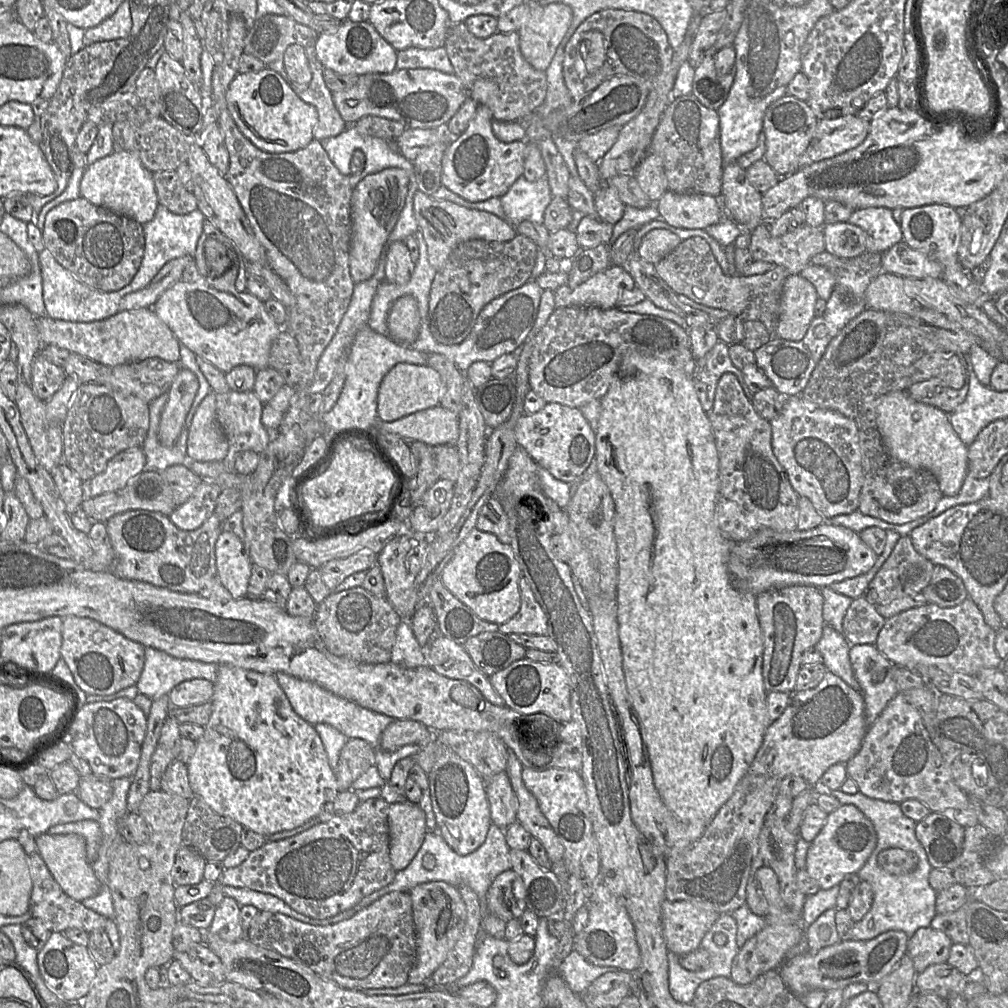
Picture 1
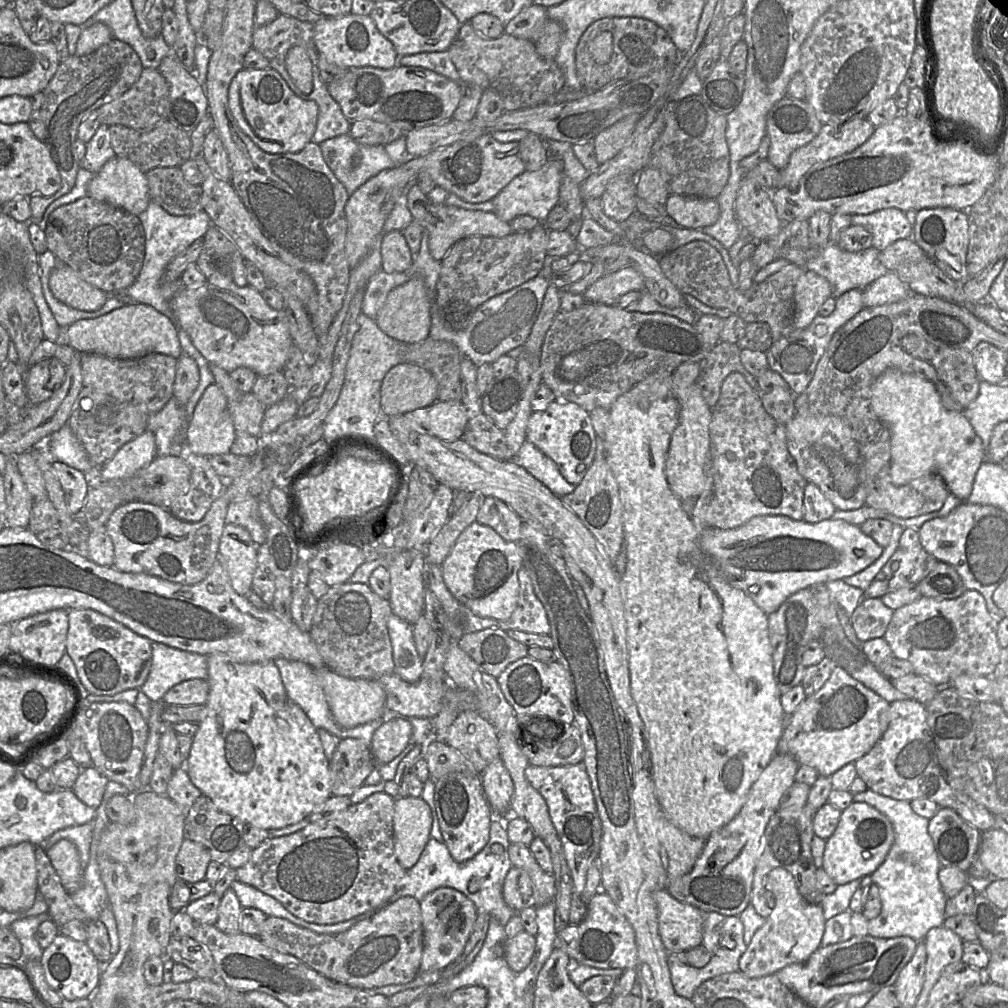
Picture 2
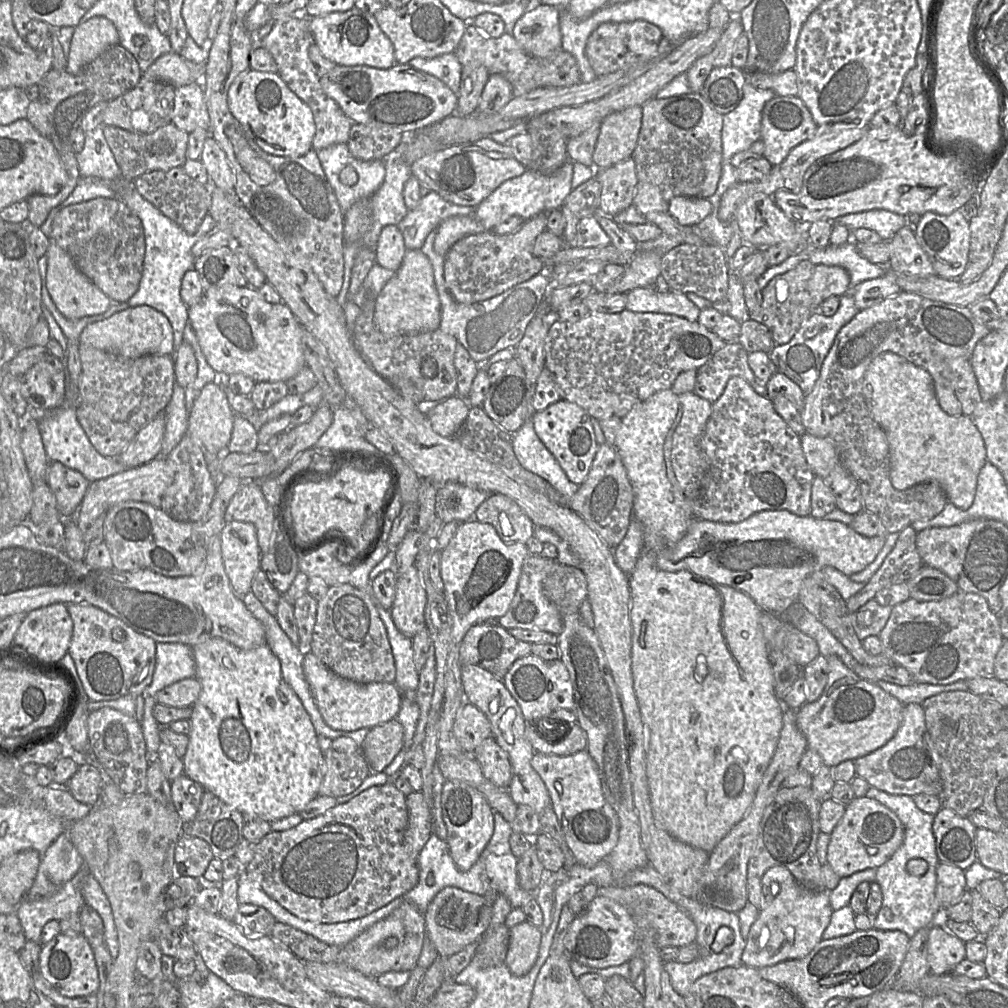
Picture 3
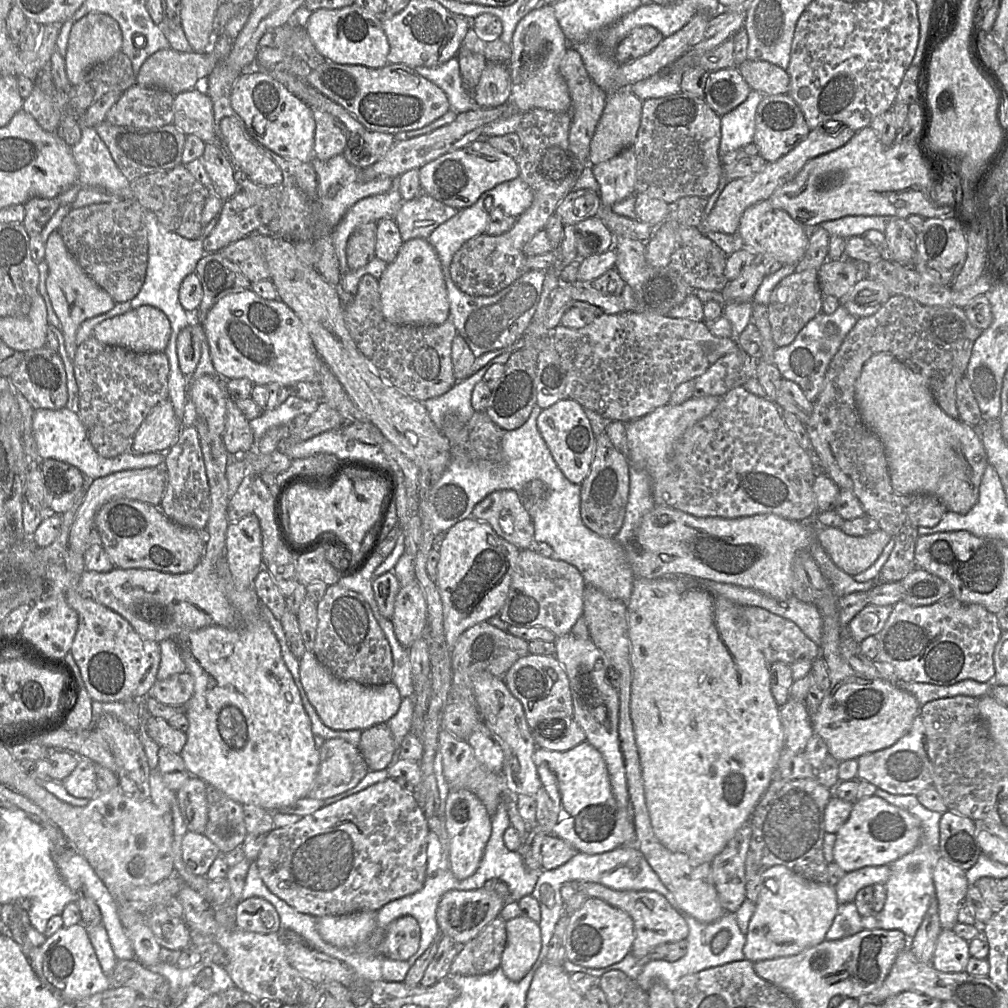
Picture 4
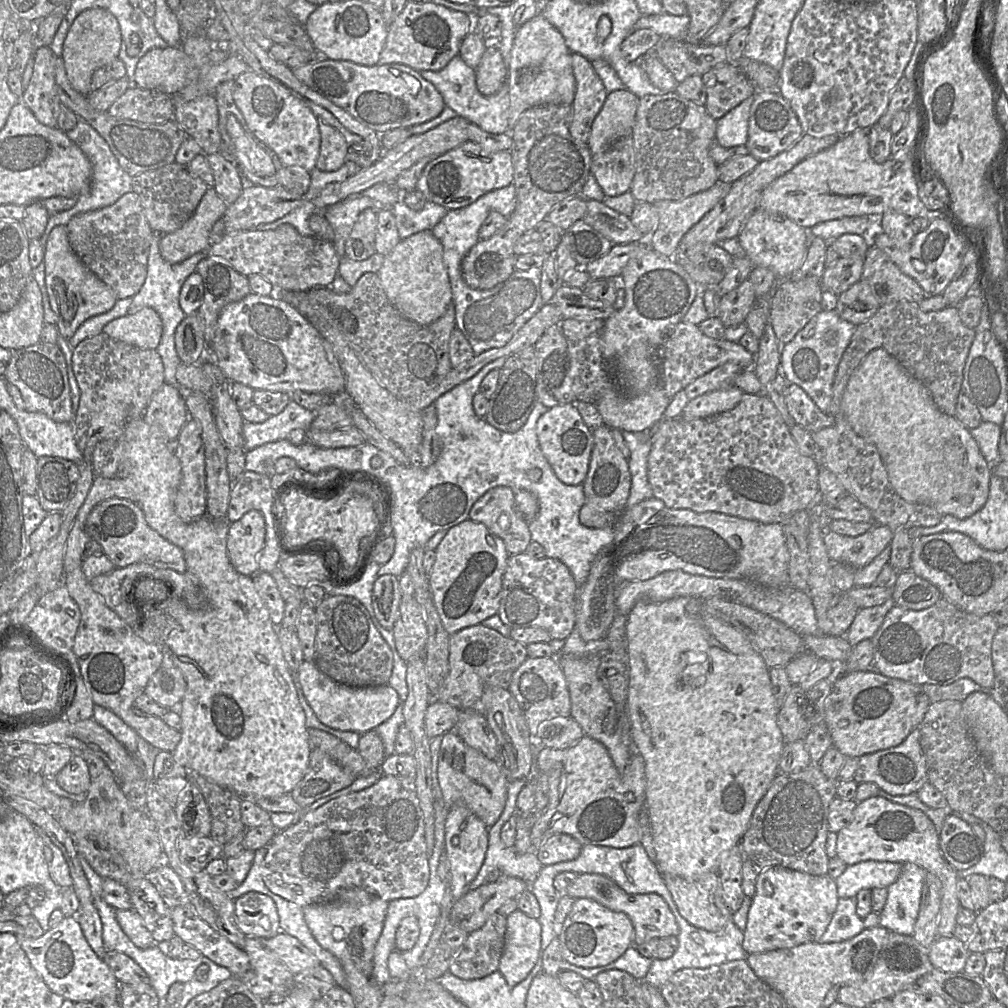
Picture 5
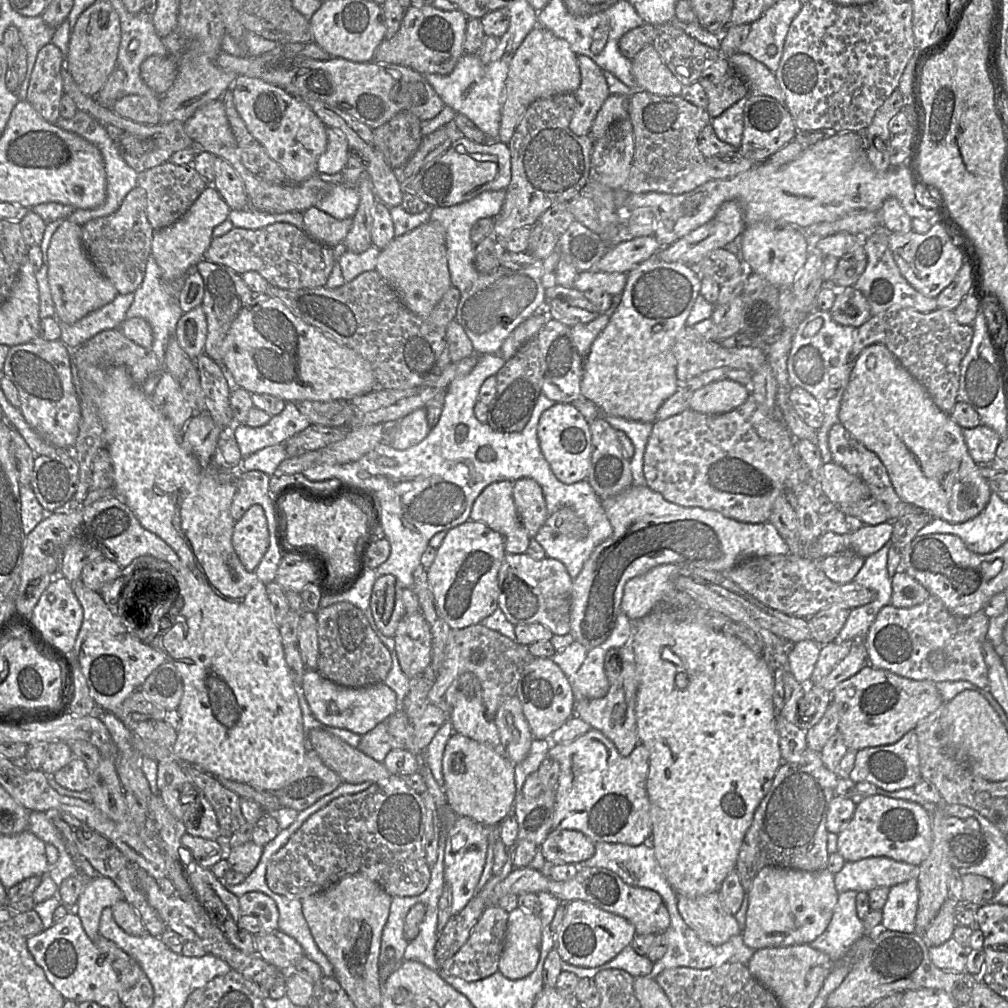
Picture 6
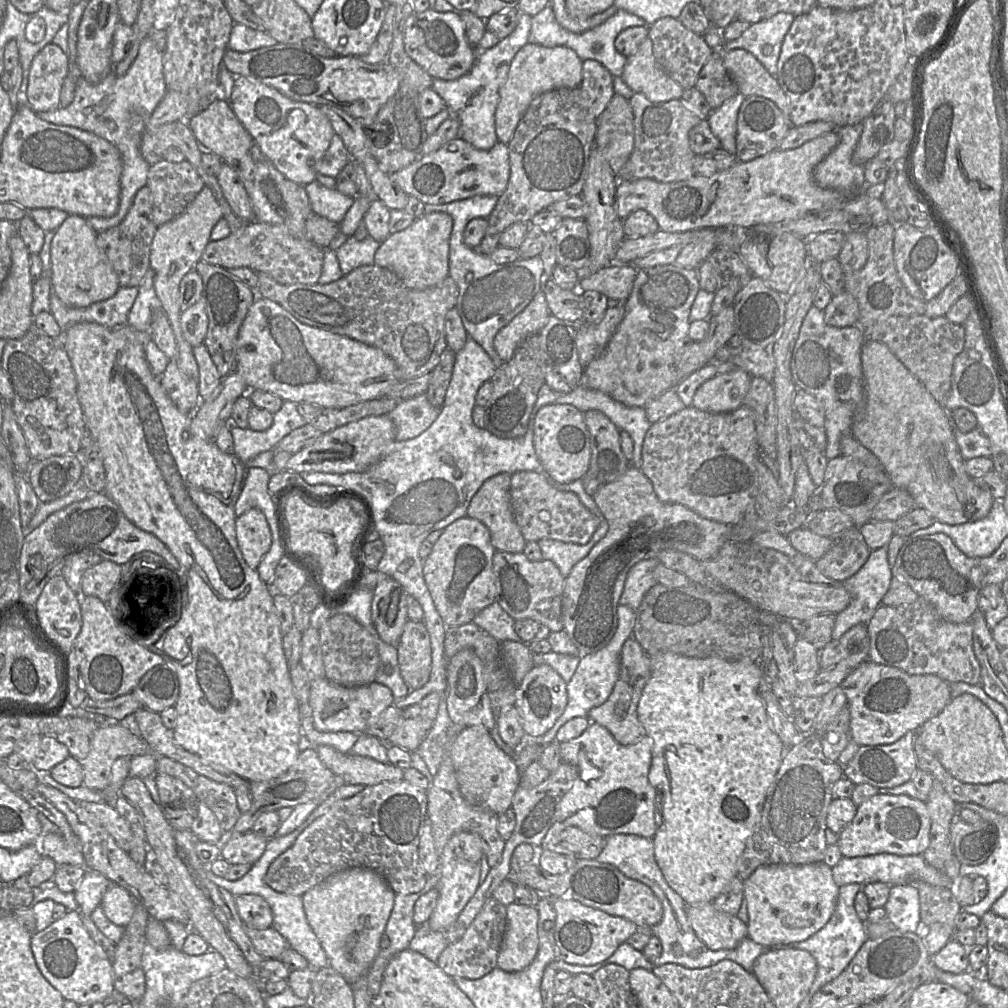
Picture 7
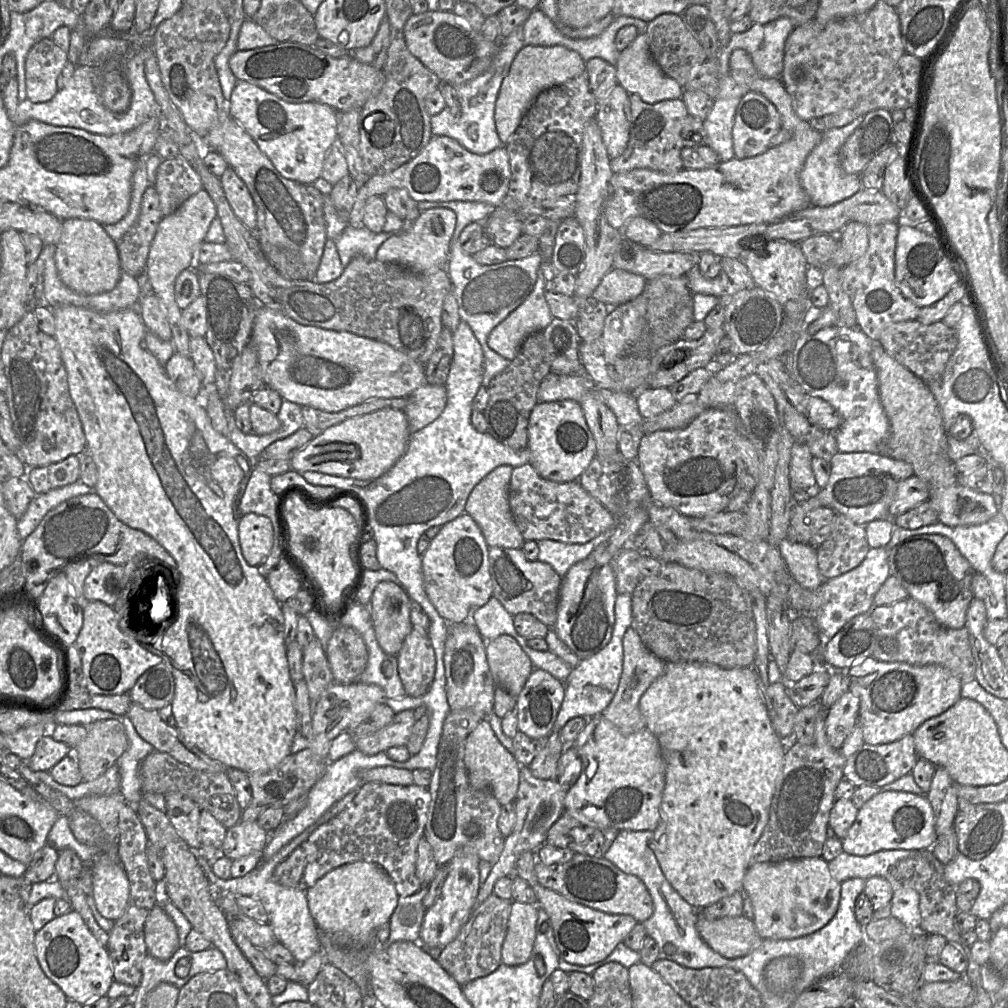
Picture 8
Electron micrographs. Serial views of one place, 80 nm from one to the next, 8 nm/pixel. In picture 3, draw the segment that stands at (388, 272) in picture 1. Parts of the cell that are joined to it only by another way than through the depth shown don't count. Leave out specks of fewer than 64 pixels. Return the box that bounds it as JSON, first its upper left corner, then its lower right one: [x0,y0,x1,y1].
[375,225,406,271]

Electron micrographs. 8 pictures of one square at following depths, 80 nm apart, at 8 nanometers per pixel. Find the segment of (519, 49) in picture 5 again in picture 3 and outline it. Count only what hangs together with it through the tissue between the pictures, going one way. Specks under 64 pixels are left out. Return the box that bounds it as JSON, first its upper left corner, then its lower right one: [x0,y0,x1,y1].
[512,4,563,58]

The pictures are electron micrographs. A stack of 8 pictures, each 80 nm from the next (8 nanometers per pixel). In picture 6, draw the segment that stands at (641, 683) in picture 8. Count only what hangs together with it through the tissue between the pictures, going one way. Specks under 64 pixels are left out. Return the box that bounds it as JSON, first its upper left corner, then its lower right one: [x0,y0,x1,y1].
[574,644,639,756]

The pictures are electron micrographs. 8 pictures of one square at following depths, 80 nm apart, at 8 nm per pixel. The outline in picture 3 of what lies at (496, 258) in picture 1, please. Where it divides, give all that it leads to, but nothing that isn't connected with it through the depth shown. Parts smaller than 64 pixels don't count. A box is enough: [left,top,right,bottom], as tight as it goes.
[443,213,548,304]

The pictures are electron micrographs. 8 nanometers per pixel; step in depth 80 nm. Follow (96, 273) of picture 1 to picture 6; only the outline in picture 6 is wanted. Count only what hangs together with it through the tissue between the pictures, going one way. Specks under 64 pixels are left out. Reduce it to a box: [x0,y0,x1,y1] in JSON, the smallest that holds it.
[81,187,154,294]

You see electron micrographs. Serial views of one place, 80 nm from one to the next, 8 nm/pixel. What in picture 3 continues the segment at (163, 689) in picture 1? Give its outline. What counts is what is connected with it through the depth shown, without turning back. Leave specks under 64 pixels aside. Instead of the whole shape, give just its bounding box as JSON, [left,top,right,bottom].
[145,643,196,697]

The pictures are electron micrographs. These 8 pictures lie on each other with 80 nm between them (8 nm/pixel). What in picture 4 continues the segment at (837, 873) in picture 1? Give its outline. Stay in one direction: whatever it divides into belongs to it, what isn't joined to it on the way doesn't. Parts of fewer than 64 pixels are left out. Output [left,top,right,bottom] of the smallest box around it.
[833,796,922,873]

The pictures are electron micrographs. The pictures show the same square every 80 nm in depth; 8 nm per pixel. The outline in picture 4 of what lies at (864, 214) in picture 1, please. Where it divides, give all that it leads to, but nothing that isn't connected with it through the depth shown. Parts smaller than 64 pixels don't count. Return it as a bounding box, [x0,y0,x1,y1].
[818,216,893,239]

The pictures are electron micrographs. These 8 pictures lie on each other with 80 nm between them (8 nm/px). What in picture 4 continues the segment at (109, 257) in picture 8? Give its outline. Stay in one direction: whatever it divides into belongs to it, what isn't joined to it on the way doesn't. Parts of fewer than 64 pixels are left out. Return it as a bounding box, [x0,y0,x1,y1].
[45,230,115,358]

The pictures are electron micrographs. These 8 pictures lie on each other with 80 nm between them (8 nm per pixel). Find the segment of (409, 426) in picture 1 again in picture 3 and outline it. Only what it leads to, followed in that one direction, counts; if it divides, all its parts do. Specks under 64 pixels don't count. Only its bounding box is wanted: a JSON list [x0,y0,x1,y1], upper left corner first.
[426,396,468,437]

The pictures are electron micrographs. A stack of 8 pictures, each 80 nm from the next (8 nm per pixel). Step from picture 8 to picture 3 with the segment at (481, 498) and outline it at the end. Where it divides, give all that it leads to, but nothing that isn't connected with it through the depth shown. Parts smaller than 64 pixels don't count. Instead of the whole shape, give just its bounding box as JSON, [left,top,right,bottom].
[474,495,533,544]

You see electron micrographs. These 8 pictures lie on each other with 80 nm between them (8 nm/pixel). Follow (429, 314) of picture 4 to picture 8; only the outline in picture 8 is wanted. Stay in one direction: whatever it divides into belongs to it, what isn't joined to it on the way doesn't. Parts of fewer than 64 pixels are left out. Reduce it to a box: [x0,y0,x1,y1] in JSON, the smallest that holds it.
[376,208,456,273]

